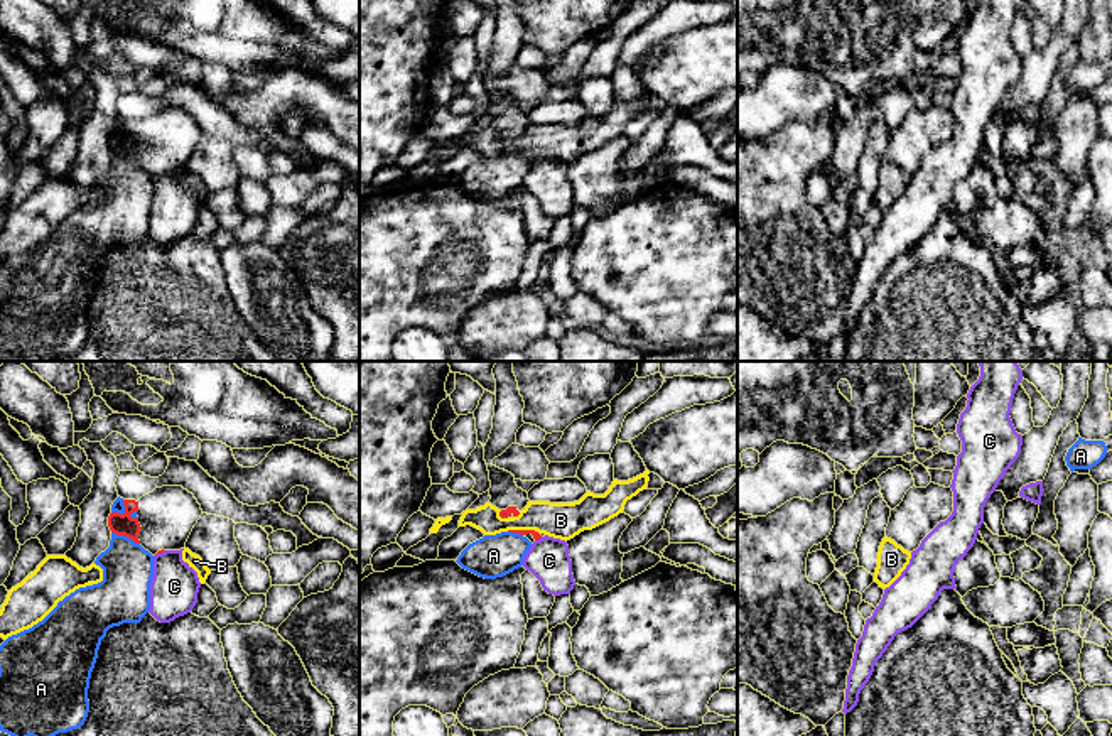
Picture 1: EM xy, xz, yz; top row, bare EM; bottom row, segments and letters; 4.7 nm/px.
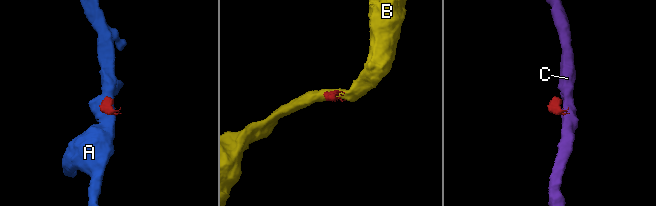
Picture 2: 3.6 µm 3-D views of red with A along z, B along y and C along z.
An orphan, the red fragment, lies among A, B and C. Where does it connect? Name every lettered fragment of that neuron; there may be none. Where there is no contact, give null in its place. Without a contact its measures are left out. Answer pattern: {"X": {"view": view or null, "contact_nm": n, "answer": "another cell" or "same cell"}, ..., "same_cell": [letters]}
{"A": {"view": "xy", "contact_nm": 150, "answer": "another cell"}, "B": {"view": "xz", "contact_nm": 160, "answer": "another cell"}, "C": {"view": "xy", "contact_nm": 60, "answer": "another cell"}, "same_cell": []}

